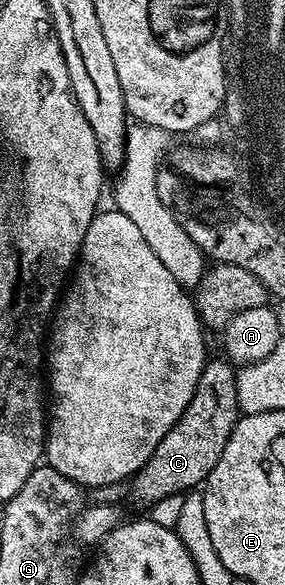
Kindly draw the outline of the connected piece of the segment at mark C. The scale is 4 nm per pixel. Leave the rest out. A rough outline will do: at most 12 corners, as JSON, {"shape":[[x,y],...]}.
{"shape":[[206,360],[132,478],[135,504],[196,490],[239,416],[237,369]]}

